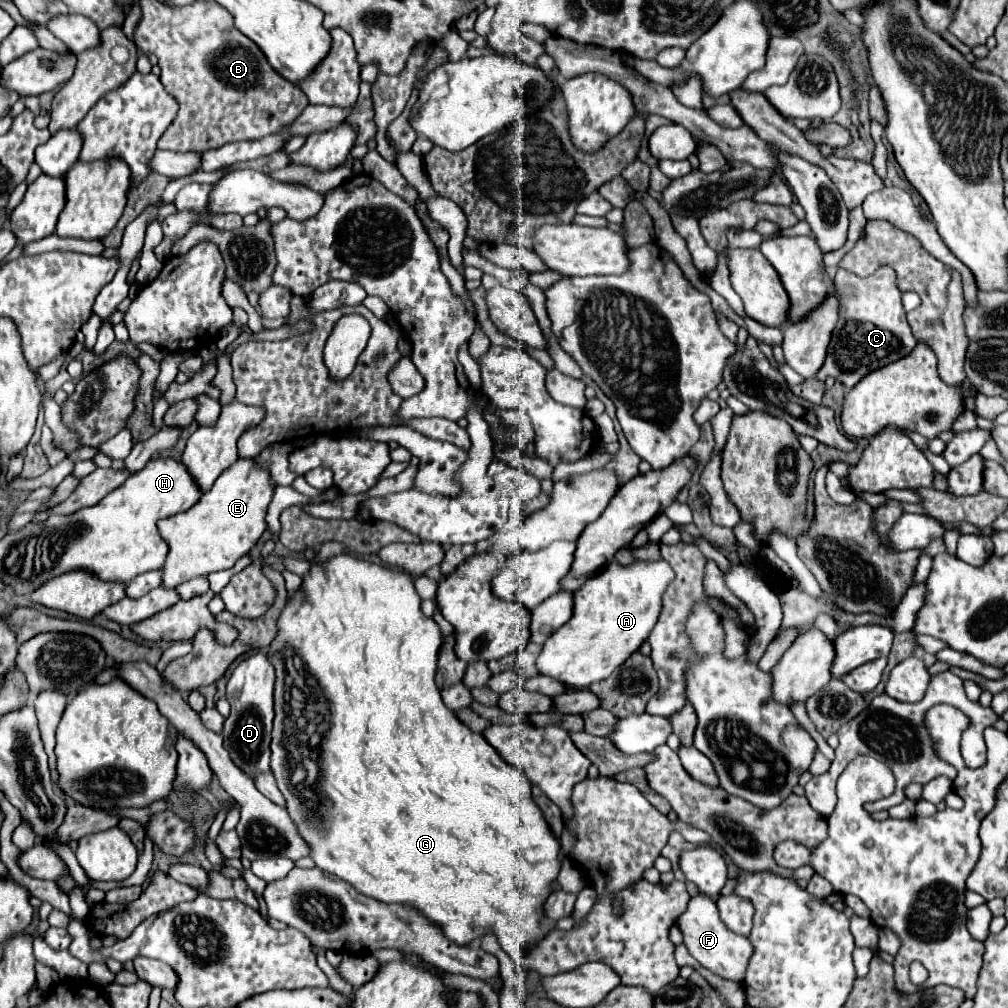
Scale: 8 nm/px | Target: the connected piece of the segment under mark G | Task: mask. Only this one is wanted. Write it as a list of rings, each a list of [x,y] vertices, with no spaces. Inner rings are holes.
[[[338,554],[320,566],[312,564],[310,572],[302,580],[300,590],[292,598],[288,598],[288,604],[282,610],[282,616],[278,620],[278,630],[280,632],[268,650],[270,662],[276,668],[276,690],[274,690],[276,718],[274,718],[272,744],[270,744],[270,748],[272,748],[270,768],[272,768],[272,774],[276,778],[280,792],[286,798],[288,816],[294,820],[302,840],[310,846],[310,858],[314,860],[314,864],[320,870],[332,872],[340,880],[352,884],[360,894],[364,894],[368,898],[374,898],[374,900],[380,900],[386,904],[404,904],[404,906],[418,910],[424,918],[428,918],[432,924],[436,924],[448,940],[456,942],[458,946],[470,946],[472,942],[478,942],[486,934],[494,934],[500,948],[506,954],[514,954],[514,952],[524,954],[534,944],[538,944],[538,940],[542,940],[550,930],[554,930],[554,924],[550,924],[546,918],[544,902],[552,894],[552,882],[558,878],[558,872],[560,872],[560,864],[562,864],[558,858],[560,842],[552,834],[548,822],[544,820],[542,810],[534,804],[532,784],[526,780],[526,776],[522,776],[522,772],[518,768],[514,768],[512,764],[506,764],[498,756],[498,752],[484,740],[482,734],[476,734],[468,726],[460,724],[456,714],[452,714],[442,704],[442,698],[438,696],[440,690],[434,682],[434,668],[436,668],[436,660],[438,660],[438,648],[442,644],[442,632],[432,618],[422,614],[420,598],[416,596],[414,582],[410,580],[410,576],[402,576],[402,572],[394,572],[394,568],[386,568],[382,564],[370,564],[370,562],[354,558],[350,554]],[[294,700],[300,702],[294,708],[296,712],[292,710],[290,714],[286,714],[288,702],[290,702],[290,706],[294,706]],[[294,722],[316,722],[314,730],[308,734],[308,742],[310,742],[308,750],[320,752],[318,760],[314,756],[314,762],[318,768],[318,784],[316,786],[318,786],[318,792],[322,796],[318,800],[314,800],[314,804],[318,804],[314,808],[308,808],[306,804],[302,804],[300,798],[296,796],[294,786],[290,784],[290,766],[288,766],[288,752],[284,746],[284,738],[288,738],[286,734],[290,734],[290,736],[298,734]]]

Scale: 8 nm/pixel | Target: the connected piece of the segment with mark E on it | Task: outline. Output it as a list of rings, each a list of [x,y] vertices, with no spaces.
[[[240,458],[218,476],[210,492],[206,492],[190,510],[162,518],[158,528],[170,548],[162,568],[162,586],[172,590],[190,578],[228,570],[238,558],[248,554],[266,530],[266,510],[276,486],[268,468],[254,464],[254,460]]]

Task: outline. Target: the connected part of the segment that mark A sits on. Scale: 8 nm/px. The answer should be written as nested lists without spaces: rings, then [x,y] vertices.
[[[636,560],[632,566],[610,562],[598,576],[592,576],[574,592],[574,614],[544,642],[534,664],[538,674],[550,676],[574,690],[606,680],[650,636],[660,616],[662,594],[672,578],[674,572],[666,560],[656,564]]]

